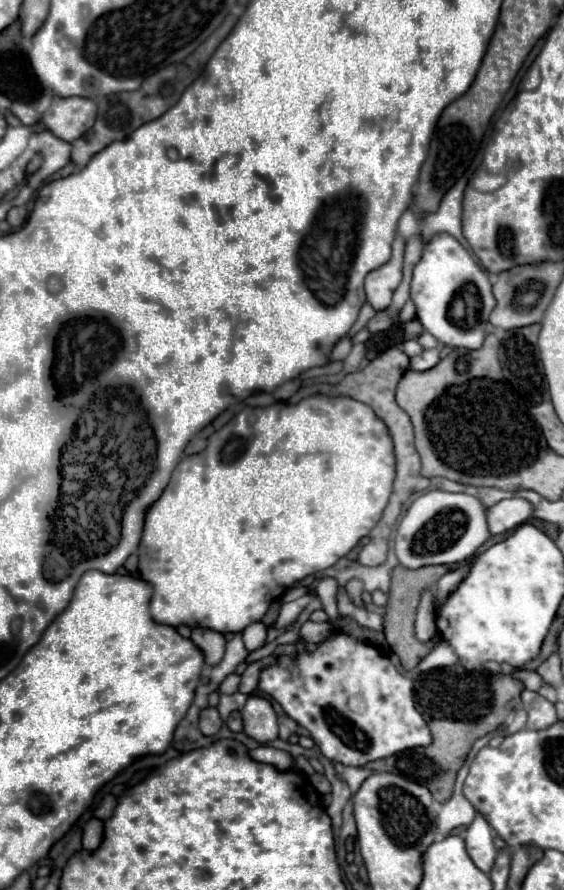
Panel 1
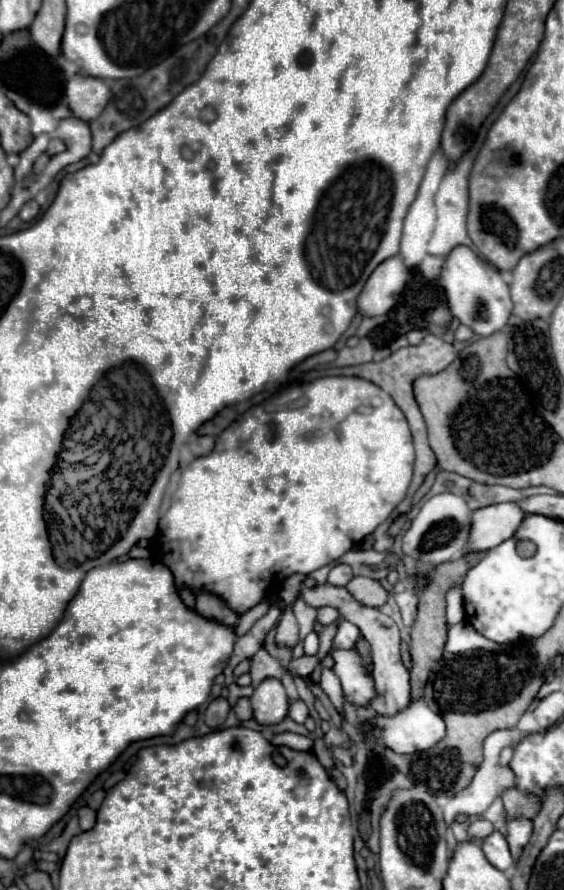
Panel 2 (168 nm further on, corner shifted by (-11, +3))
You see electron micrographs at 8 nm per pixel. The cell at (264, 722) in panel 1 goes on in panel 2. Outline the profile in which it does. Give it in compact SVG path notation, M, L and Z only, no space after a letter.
M264 679L250 697L254 719L260 725L276 725L288 715L286 691L278 679Z

